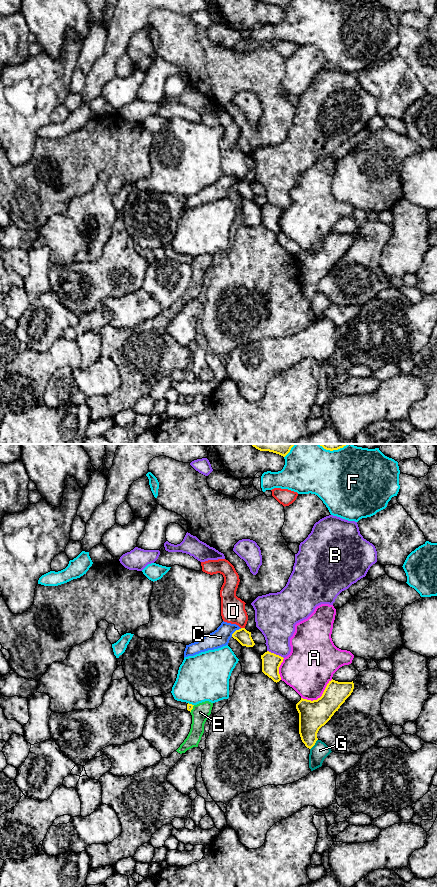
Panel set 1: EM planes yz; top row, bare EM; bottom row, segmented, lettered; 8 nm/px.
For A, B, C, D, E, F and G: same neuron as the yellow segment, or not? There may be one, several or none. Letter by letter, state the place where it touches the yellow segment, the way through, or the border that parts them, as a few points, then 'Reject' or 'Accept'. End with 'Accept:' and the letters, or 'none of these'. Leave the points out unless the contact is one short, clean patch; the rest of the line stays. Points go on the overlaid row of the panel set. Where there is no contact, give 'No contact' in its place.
A: Touches yellow at yz (320, 697). Reject
B: Touches yellow at yz (275, 654). Reject
C: Touches yellow at yz (235, 631). Boundary: yz (241, 628), (237, 629), (231, 636). Reject
D: Touches yellow at yz (243, 628). Boundary: yz (241, 627), (244, 628). Reject
E: Touches yellow at yz (192, 708). Reject
F: Touches yellow at yz (333, 449). Reject
G: Touches yellow at yz (314, 744). Reject
Accept: none of these

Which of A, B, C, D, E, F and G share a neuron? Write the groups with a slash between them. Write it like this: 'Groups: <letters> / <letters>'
Groups: A / B / C / D / E / F / G

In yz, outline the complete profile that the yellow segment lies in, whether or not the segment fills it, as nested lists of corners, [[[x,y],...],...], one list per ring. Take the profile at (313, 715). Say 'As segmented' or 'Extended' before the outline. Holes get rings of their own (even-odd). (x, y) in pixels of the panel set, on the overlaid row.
As segmented. [[[329,681],[322,696],[317,700],[301,698],[296,704],[299,713],[299,734],[305,746],[311,749],[319,729],[334,715],[354,689],[352,682]]]

